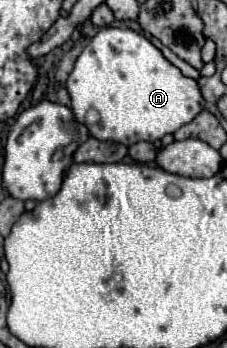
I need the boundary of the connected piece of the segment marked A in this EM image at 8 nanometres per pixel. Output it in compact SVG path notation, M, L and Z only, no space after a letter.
M102 28L76 58L66 88L76 122L82 124L86 112L96 108L102 120L88 128L90 136L124 146L140 140L154 142L164 134L174 134L204 110L198 82L182 76L146 36L130 28Z

